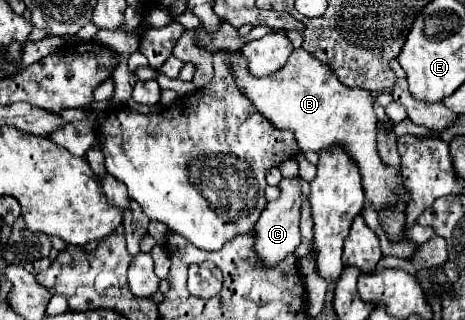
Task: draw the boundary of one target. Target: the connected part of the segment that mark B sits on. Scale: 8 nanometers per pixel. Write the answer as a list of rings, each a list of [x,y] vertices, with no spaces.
[[[303,48],[293,50],[287,64],[267,78],[251,76],[239,52],[233,52],[231,68],[239,88],[249,96],[255,108],[277,128],[295,132],[295,140],[303,152],[319,152],[331,144],[343,146],[359,166],[367,204],[373,204],[375,210],[381,210],[397,200],[407,202],[407,190],[401,182],[401,172],[397,168],[385,166],[377,154],[377,118],[373,112],[371,92],[339,84],[335,72],[331,72],[327,64],[315,60],[315,56]]]

